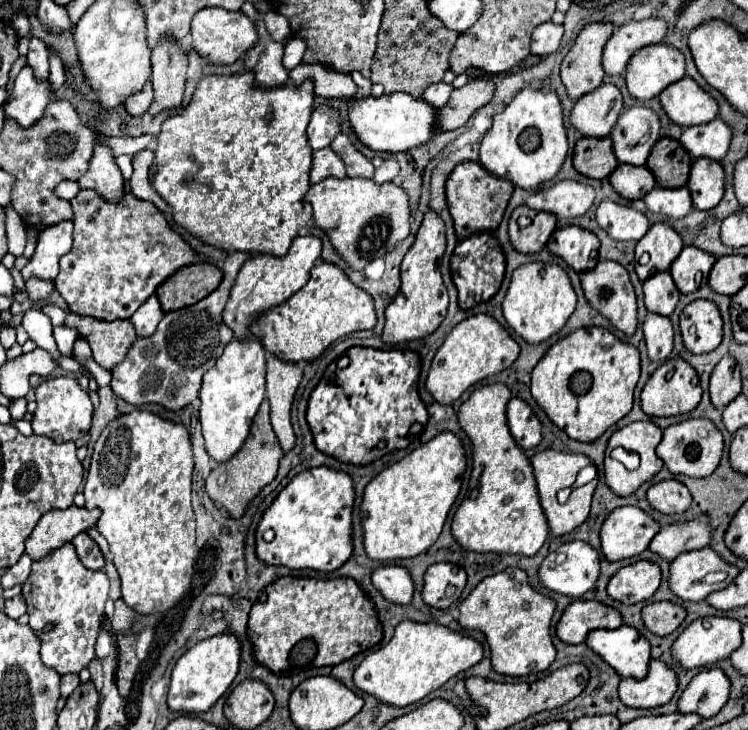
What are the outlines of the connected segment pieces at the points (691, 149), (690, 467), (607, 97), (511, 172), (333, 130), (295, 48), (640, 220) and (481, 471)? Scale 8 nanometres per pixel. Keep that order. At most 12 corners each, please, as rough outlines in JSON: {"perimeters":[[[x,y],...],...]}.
{"perimeters":[[[720,120],[690,126],[680,144],[692,158],[720,162],[730,128]],[[710,420],[668,426],[656,454],[672,474],[704,478],[724,440]],[[614,84],[582,96],[570,124],[606,138],[622,112]],[[524,88],[480,144],[518,188],[550,182],[568,152],[552,90]],[[318,106],[306,134],[312,150],[340,134],[340,112]],[[290,38],[284,46],[284,66],[302,64],[306,42]],[[604,200],[598,226],[618,242],[638,242],[650,228],[634,208]],[[510,390],[460,406],[472,442],[452,536],[534,556],[548,538],[530,460],[506,424]]]}

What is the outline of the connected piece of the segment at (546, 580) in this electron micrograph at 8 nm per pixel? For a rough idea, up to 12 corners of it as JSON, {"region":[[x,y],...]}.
{"region":[[580,540],[538,568],[542,586],[580,598],[598,580],[600,556]]}

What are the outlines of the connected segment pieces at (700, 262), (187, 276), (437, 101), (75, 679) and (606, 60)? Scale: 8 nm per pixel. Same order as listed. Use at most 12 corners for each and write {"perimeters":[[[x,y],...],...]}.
{"perimeters":[[[684,246],[670,274],[682,294],[706,286],[716,258]],[[208,262],[180,268],[156,290],[162,310],[200,302],[222,272]],[[432,84],[422,98],[434,108],[446,106],[454,86]],[[77,674],[61,677],[60,695],[67,698],[80,684]],[[646,18],[620,26],[604,46],[602,68],[626,70],[632,54],[660,44],[666,22]]]}

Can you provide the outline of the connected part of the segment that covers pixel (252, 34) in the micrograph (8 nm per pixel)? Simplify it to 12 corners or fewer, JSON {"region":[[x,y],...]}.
{"region":[[204,8],[192,18],[194,52],[218,66],[258,40],[242,12]]}

